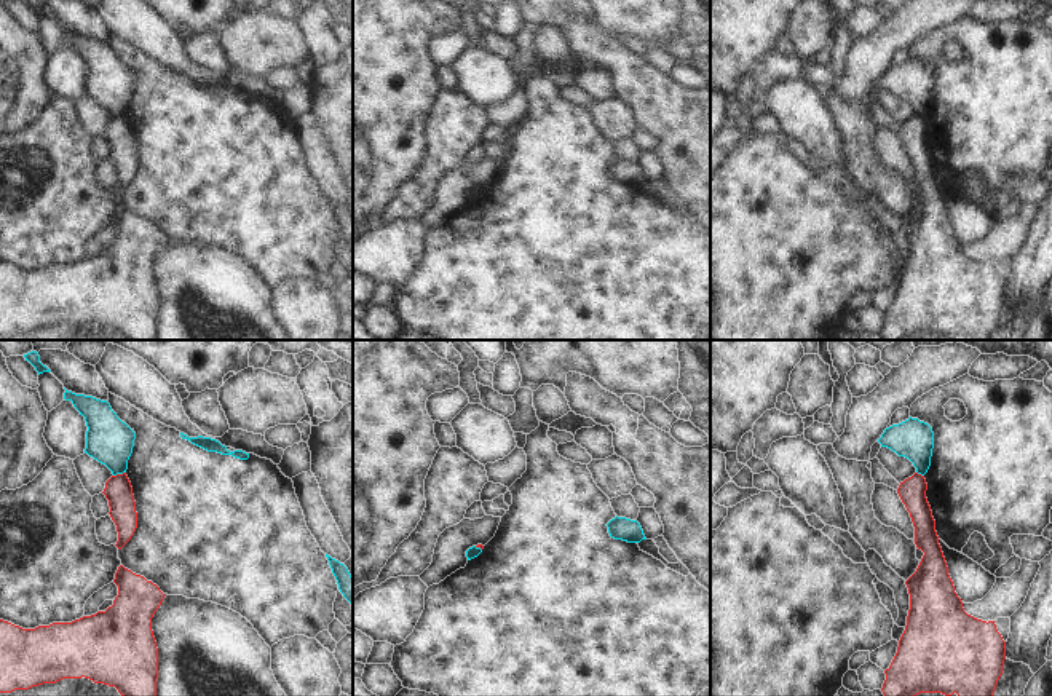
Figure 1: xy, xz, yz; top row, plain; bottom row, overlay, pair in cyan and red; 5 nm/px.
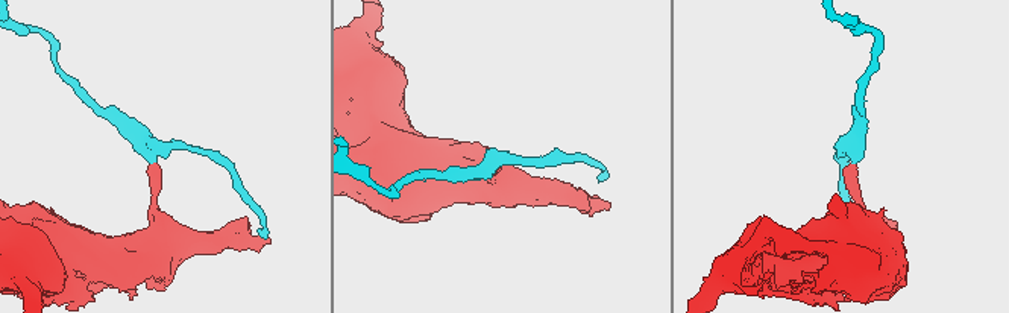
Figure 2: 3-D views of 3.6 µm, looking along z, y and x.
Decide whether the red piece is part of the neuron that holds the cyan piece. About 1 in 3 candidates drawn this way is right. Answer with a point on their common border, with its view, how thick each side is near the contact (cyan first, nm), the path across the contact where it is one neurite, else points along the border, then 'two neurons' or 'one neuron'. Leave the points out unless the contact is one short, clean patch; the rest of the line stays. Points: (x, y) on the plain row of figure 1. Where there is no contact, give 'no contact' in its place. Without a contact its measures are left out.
contact xy (118, 115); calibres 240 and 140 nm; border xy (125, 114), (114, 118); two neurons

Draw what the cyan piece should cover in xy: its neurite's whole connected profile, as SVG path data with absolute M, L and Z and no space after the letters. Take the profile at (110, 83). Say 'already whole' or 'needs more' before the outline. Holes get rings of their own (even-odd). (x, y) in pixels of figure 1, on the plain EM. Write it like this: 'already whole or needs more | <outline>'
already whole | M67 32L64 42L85 59L88 69L85 96L105 107L113 118L126 115L136 75L117 59L107 43Z

